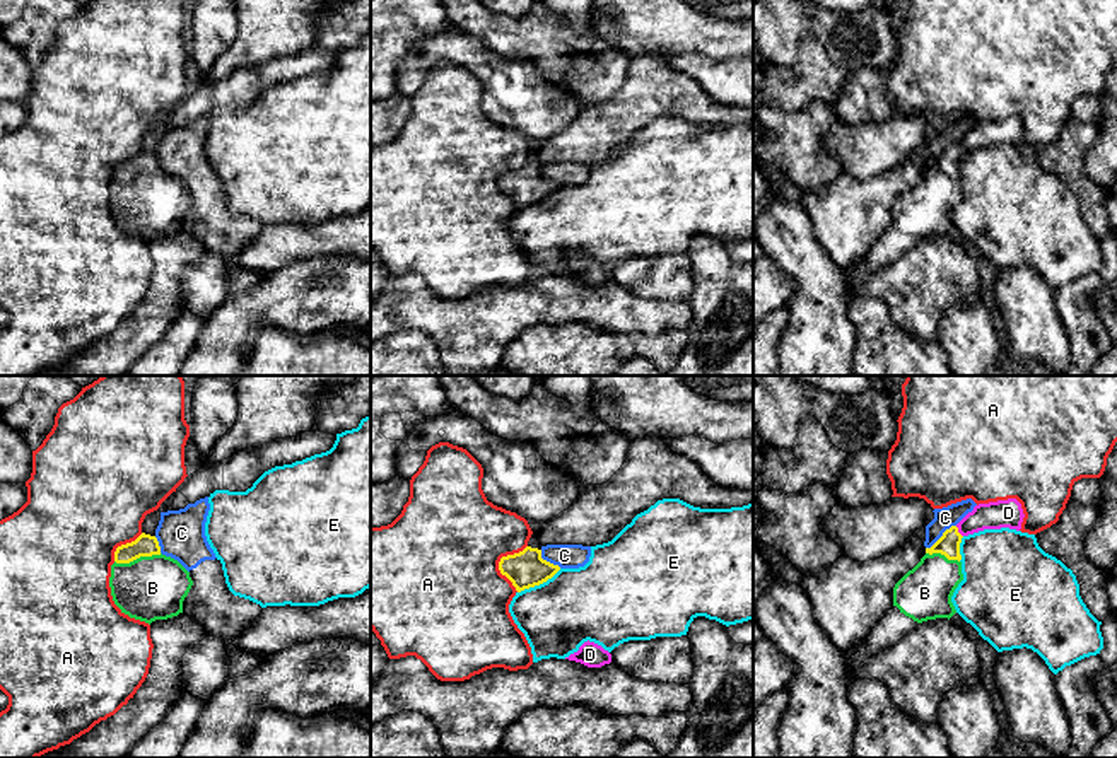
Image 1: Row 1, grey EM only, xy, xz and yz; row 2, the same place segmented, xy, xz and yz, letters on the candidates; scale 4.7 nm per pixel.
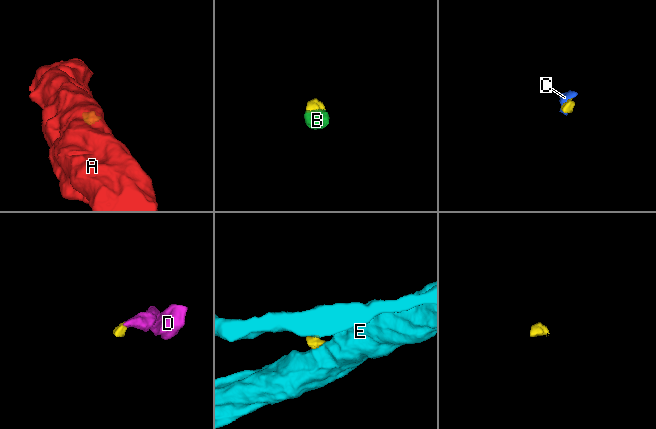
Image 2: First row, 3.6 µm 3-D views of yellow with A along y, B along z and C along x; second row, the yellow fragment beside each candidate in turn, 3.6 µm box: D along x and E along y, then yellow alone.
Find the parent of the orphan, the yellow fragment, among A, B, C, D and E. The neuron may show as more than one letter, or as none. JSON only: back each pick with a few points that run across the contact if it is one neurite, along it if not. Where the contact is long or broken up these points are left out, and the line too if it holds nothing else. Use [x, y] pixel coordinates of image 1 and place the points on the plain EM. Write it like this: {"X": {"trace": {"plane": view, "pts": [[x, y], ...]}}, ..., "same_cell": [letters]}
{"B": {"trace": {"plane": "xy", "pts": [[146, 163], [137, 174], [140, 193], [152, 205]]}}, "D": {"trace": {"plane": "yz", "pts": [[948, 163], [957, 149], [984, 134], [998, 132]]}}, "same_cell": ["B", "D"]}

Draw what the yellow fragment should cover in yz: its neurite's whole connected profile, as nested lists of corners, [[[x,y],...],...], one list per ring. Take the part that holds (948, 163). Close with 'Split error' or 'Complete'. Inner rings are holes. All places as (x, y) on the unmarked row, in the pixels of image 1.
[[[1016,116],[979,121],[956,143],[926,166],[921,179],[893,205],[893,222],[874,242],[866,258],[844,270],[845,294],[856,295],[859,283],[893,265],[919,241],[936,236],[951,236],[956,227],[951,213],[963,198],[960,160],[963,154],[984,147],[1021,147],[1023,126]]]. Split error

